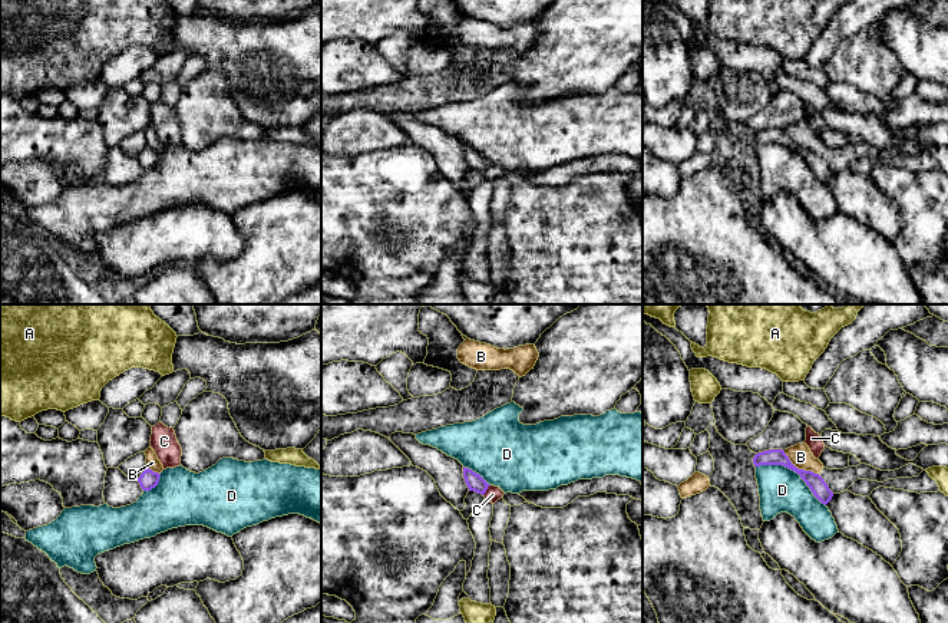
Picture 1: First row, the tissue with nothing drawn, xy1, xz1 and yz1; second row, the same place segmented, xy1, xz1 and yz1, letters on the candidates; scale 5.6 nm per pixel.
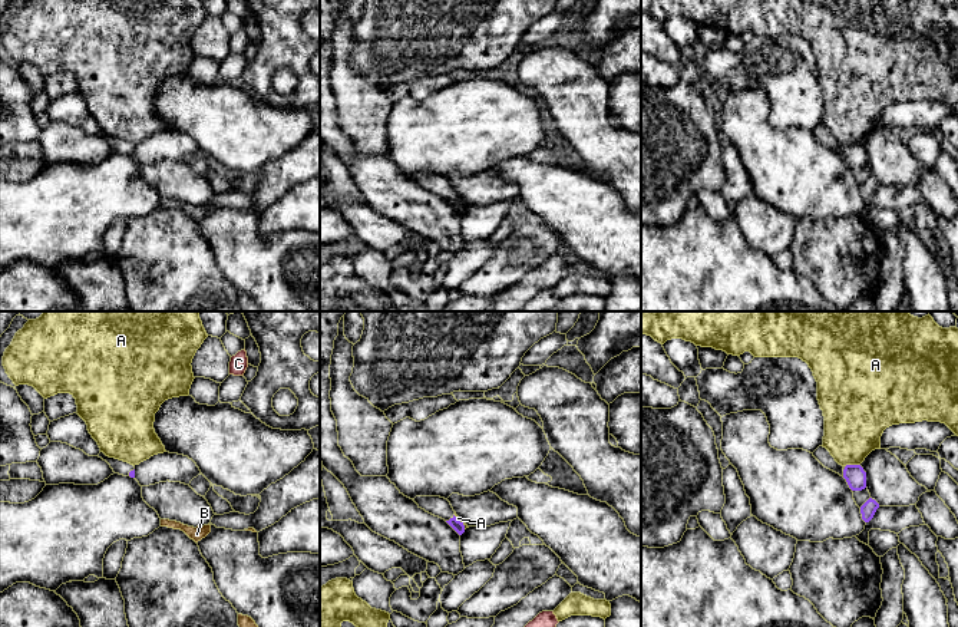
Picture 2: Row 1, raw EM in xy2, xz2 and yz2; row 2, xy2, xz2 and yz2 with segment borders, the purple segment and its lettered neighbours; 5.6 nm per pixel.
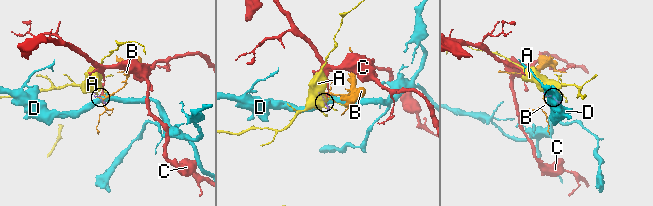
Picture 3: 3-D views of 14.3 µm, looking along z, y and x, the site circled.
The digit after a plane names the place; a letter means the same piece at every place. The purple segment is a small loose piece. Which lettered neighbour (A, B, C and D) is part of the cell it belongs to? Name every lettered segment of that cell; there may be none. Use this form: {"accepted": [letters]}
{"accepted": []}

